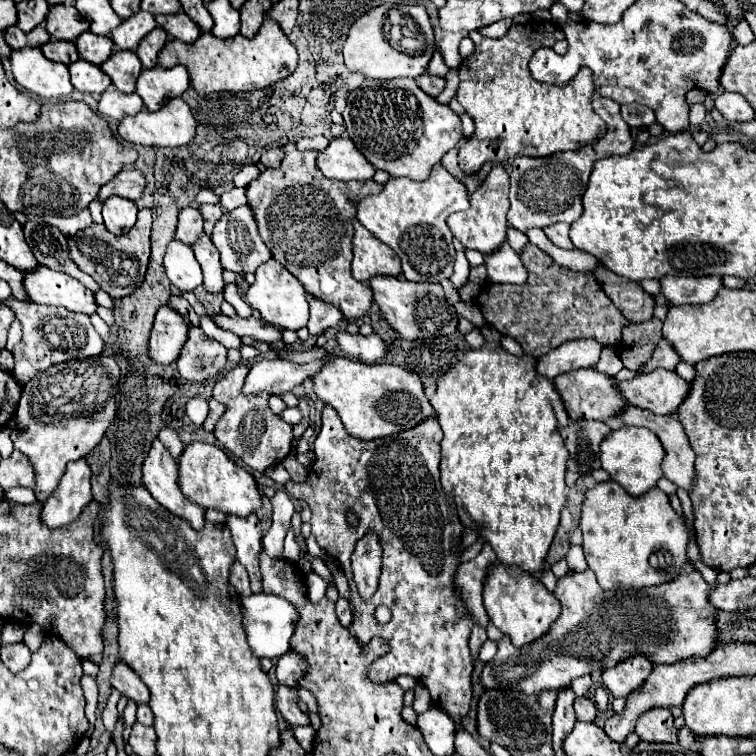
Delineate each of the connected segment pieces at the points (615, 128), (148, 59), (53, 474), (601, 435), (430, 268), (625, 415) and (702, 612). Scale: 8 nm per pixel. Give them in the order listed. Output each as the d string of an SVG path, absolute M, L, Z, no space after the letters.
M594 96L592 100L594 112L606 122L607 132L594 140L592 144L582 146L574 152L556 152L556 156L546 158L526 158L516 156L512 160L510 172L510 210L508 210L508 224L520 232L528 228L544 228L556 222L568 222L566 216L580 216L582 214L582 194L588 184L588 176L592 172L592 164L604 156L612 154L628 154L634 146L630 136L628 124L620 116L620 104L608 100L606 96Z
M154 28L148 36L144 36L144 40L140 42L140 46L136 50L144 68L154 68L158 64L158 52L164 48L166 38L168 36L162 28Z
M102 354L102 356L96 356L96 358L88 358L88 360L68 360L68 362L62 362L62 364L54 364L52 368L40 372L40 374L34 376L28 384L24 384L22 398L20 398L20 404L18 404L18 408L16 408L16 426L12 428L12 436L10 436L10 438L12 438L12 442L14 442L14 448L18 448L22 454L26 454L26 456L30 458L32 466L34 466L34 472L36 472L36 488L34 488L34 492L36 492L38 502L44 502L44 500L50 496L50 492L58 486L58 480L60 480L60 476L64 474L64 468L66 468L66 464L68 464L70 460L78 460L78 458L86 456L86 454L102 440L104 432L108 430L108 426L112 424L112 420L114 420L114 416L116 416L116 394L120 392L120 388L118 388L120 378L122 378L122 372L120 372L120 366L116 364L114 356L104 356L104 354Z
M572 420L568 426L558 428L558 432L570 454L568 470L592 474L600 468L600 442L612 432L604 422Z
M436 164L432 168L430 178L424 180L424 182L414 182L414 180L408 180L408 178L390 178L384 184L384 190L380 194L374 194L374 196L368 196L368 198L360 200L358 220L378 240L388 244L400 256L402 274L404 274L406 280L410 280L410 282L442 282L442 280L452 276L454 258L456 258L456 250L452 246L454 236L452 236L446 220L452 212L466 210L468 206L470 206L470 202L468 202L466 186L460 180L456 180L442 164Z
M624 406L624 410L620 410L616 418L620 418L624 424L650 428L660 438L666 450L664 476L676 486L690 490L694 480L694 450L676 416L656 416L636 406Z
M586 568L584 572L568 572L564 578L558 580L558 586L554 590L556 598L562 604L562 614L552 624L550 632L520 650L512 646L508 636L504 636L498 642L498 654L484 664L480 672L480 684L486 690L512 688L524 694L536 694L540 690L560 690L578 676L612 668L614 664L634 654L642 654L654 664L676 664L686 658L708 656L716 648L716 624L712 624L712 616L716 616L718 610L712 608L712 602L708 600L712 588L714 584L708 584L696 570L682 572L676 580L668 584L612 592L604 592L604 588L596 584L596 576L590 568Z

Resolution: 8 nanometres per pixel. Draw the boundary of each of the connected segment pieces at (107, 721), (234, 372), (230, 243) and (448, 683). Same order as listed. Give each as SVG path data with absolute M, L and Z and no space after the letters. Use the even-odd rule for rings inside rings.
M112 692L110 694L110 698L108 698L108 704L106 704L106 710L104 710L104 714L102 714L102 720L104 720L104 726L106 726L106 730L108 730L108 734L112 736L112 732L114 732L114 728L116 728L116 722L118 722L118 718L120 718L120 714L116 712L116 702L118 702L118 698L120 698L120 692Z
M238 364L232 368L224 378L220 378L214 386L214 399L222 402L228 410L224 416L216 422L214 436L218 442L228 448L236 458L240 458L248 468L264 472L270 466L280 464L292 446L292 424L284 422L278 414L274 414L268 408L268 394L254 394L254 396L244 396L240 392L240 382L244 382L248 374L248 368L244 364Z
M240 206L232 212L226 212L214 226L212 242L220 252L222 268L234 270L234 272L256 272L256 268L272 258L268 252L268 246L260 240L260 232L256 228L256 220L252 216L252 210L248 206Z
M324 406L322 412L322 430L316 436L313 452L314 464L310 466L308 478L304 482L290 480L285 484L286 492L293 498L304 500L312 510L312 536L316 542L326 550L328 556L338 560L340 568L344 570L348 584L350 584L350 600L354 606L354 622L352 630L354 636L360 640L360 644L366 644L374 636L384 636L390 642L390 654L376 658L368 670L368 678L372 678L374 684L386 684L396 680L400 674L416 678L420 684L424 684L436 700L436 704L450 716L464 716L470 710L472 700L472 686L470 686L470 674L472 674L472 656L468 650L468 636L472 632L472 620L468 618L468 612L462 610L460 600L456 600L452 578L458 566L458 542L462 534L462 524L456 516L456 508L448 496L444 496L440 486L440 440L442 430L440 424L434 418L422 420L416 424L416 428L398 432L396 436L380 438L364 442L360 438L354 438L346 432L342 426L340 416L332 406ZM348 512L354 512L358 518L358 526L350 526ZM374 530L380 536L380 544L384 550L382 556L382 576L380 586L376 594L364 602L358 598L356 584L352 580L350 572L350 556L354 552L356 542L368 532ZM376 606L388 606L392 610L392 620L388 624L378 624L374 618Z

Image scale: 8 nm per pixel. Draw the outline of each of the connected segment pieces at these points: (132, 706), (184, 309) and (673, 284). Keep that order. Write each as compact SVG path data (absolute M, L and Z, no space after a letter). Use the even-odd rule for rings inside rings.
M130 700L128 704L126 704L126 710L124 710L124 714L122 714L122 718L124 718L124 738L130 734L130 728L132 728L132 724L136 722L136 702L134 700Z
M170 296L168 306L170 306L172 310L176 310L186 322L190 322L190 324L198 324L198 314L192 310L192 306L188 304L188 300L186 300L184 296Z
M664 276L664 280L660 280L660 286L662 286L662 294L672 306L708 304L722 288L722 278L720 276L704 276L704 278Z

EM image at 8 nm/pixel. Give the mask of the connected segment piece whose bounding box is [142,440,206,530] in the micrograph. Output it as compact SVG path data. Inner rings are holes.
M154 440L150 452L144 460L142 472L144 472L144 476L142 476L144 486L158 504L162 504L174 516L184 518L194 530L204 528L204 524L206 524L204 510L198 504L192 504L180 492L178 464L172 460L170 452L160 444L160 440Z

